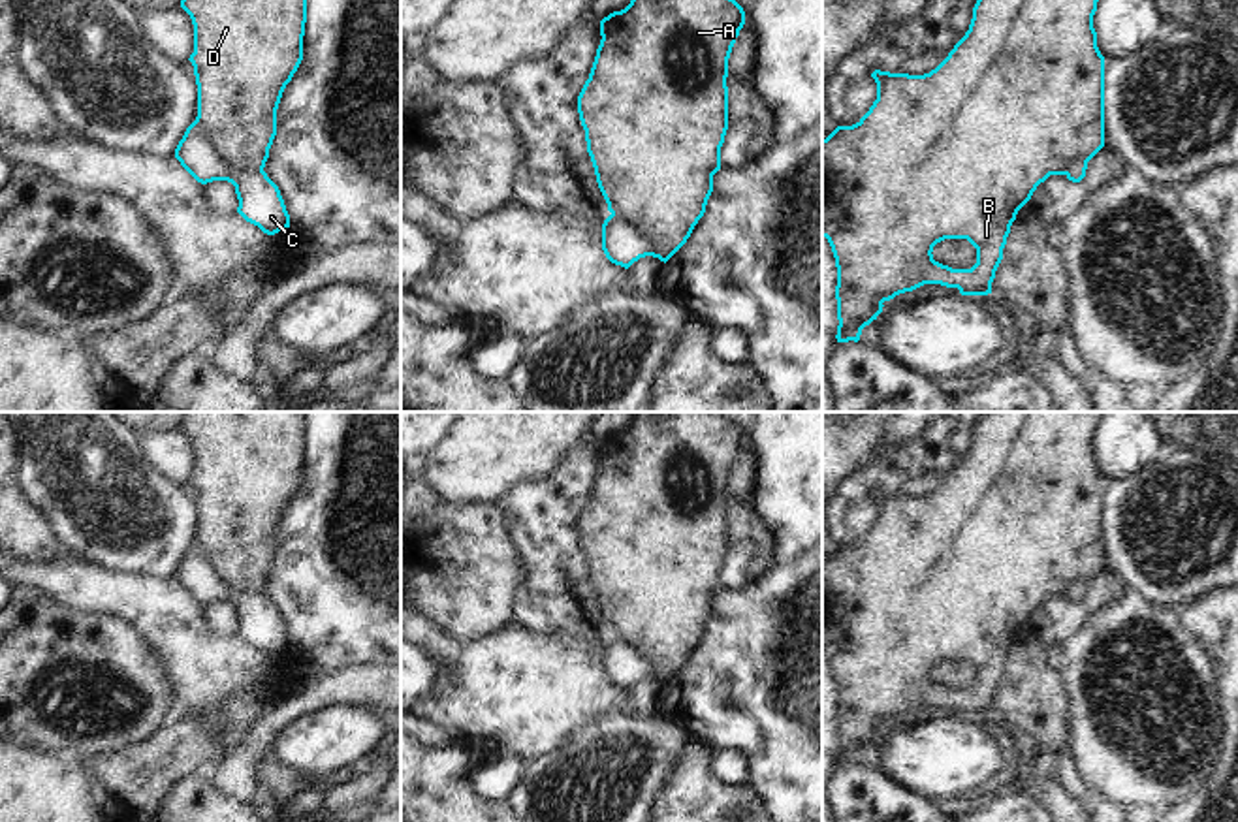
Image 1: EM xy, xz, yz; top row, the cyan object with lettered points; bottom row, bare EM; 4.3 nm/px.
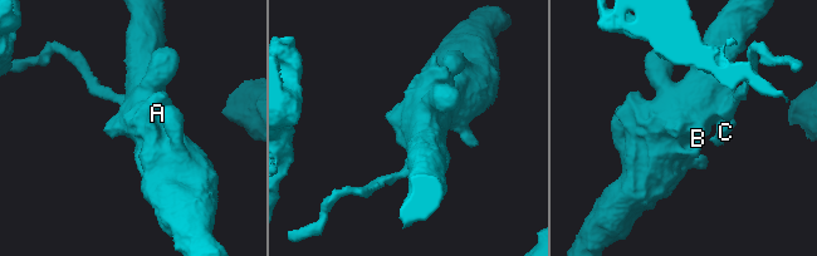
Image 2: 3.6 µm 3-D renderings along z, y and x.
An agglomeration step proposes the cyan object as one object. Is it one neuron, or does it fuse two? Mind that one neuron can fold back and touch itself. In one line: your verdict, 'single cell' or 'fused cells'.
fused cells

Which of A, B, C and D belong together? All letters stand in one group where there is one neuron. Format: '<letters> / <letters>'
A B D / C

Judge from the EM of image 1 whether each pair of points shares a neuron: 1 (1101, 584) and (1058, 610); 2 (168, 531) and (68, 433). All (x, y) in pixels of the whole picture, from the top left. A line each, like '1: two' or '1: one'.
1: one
2: one

